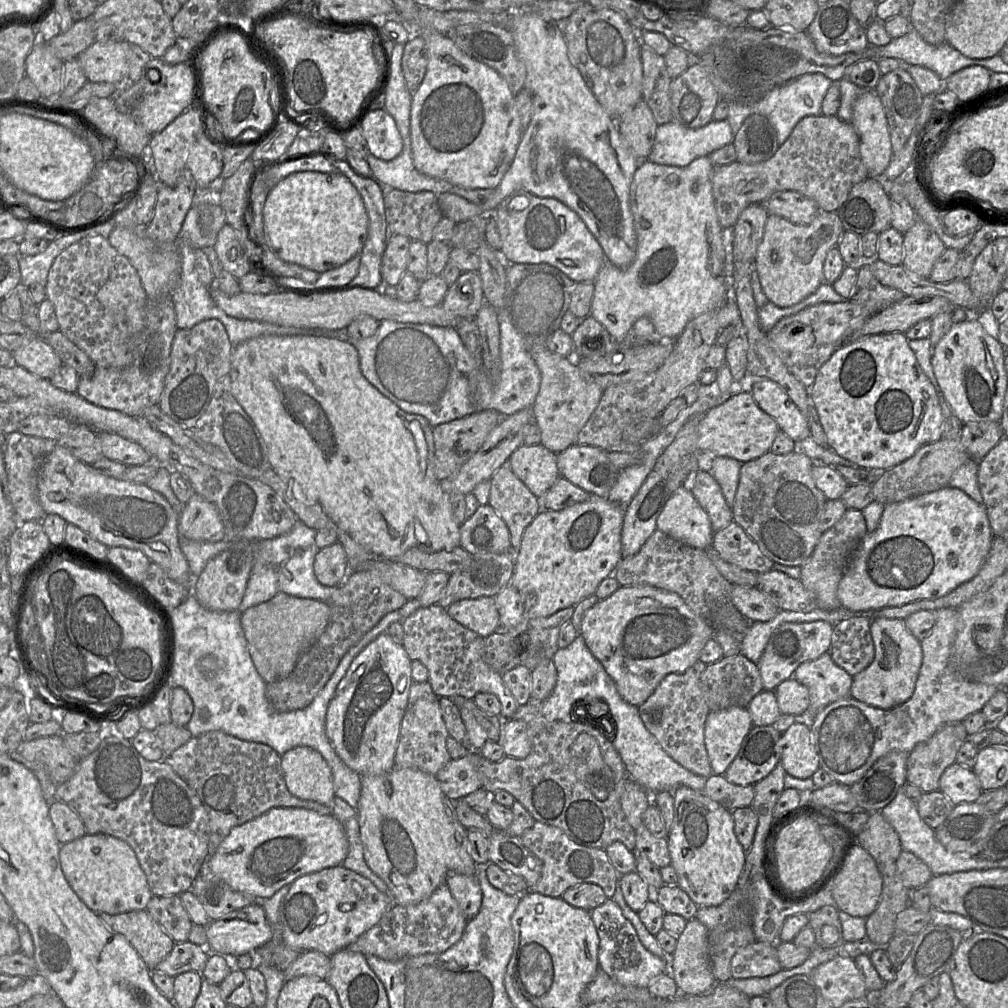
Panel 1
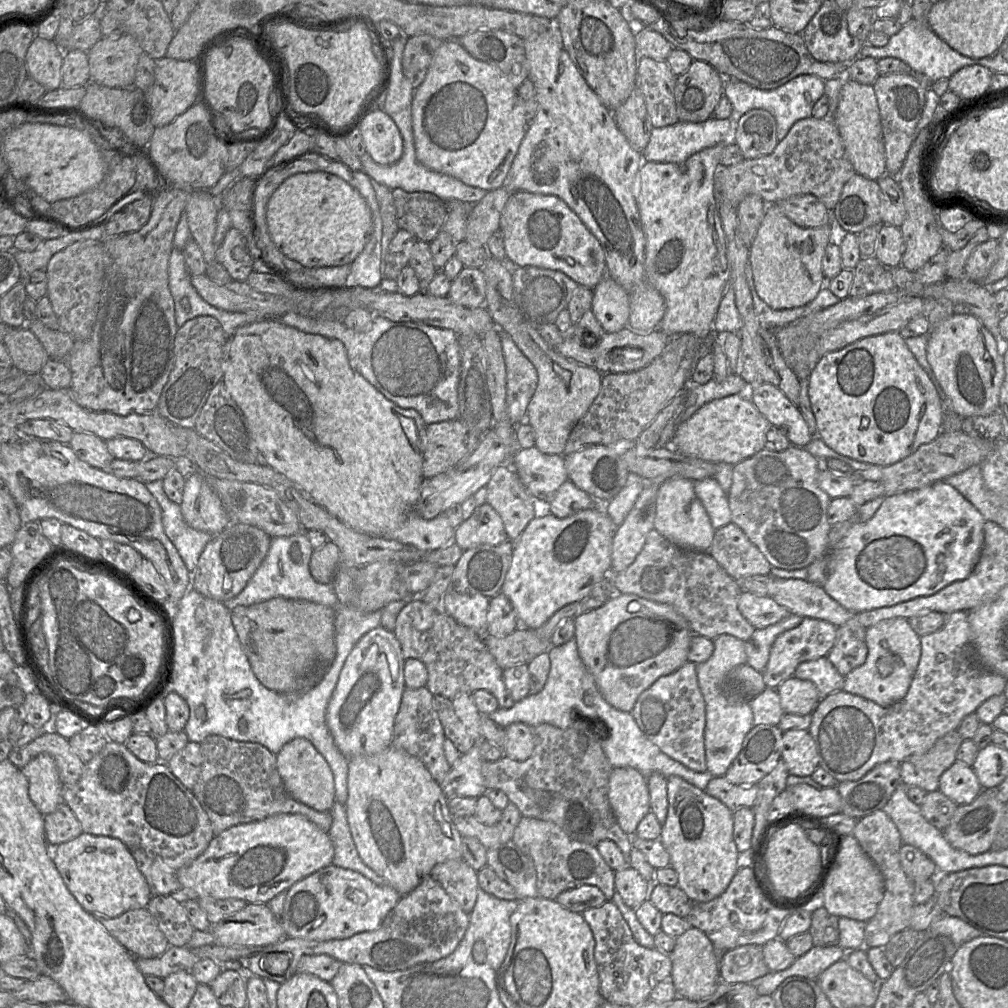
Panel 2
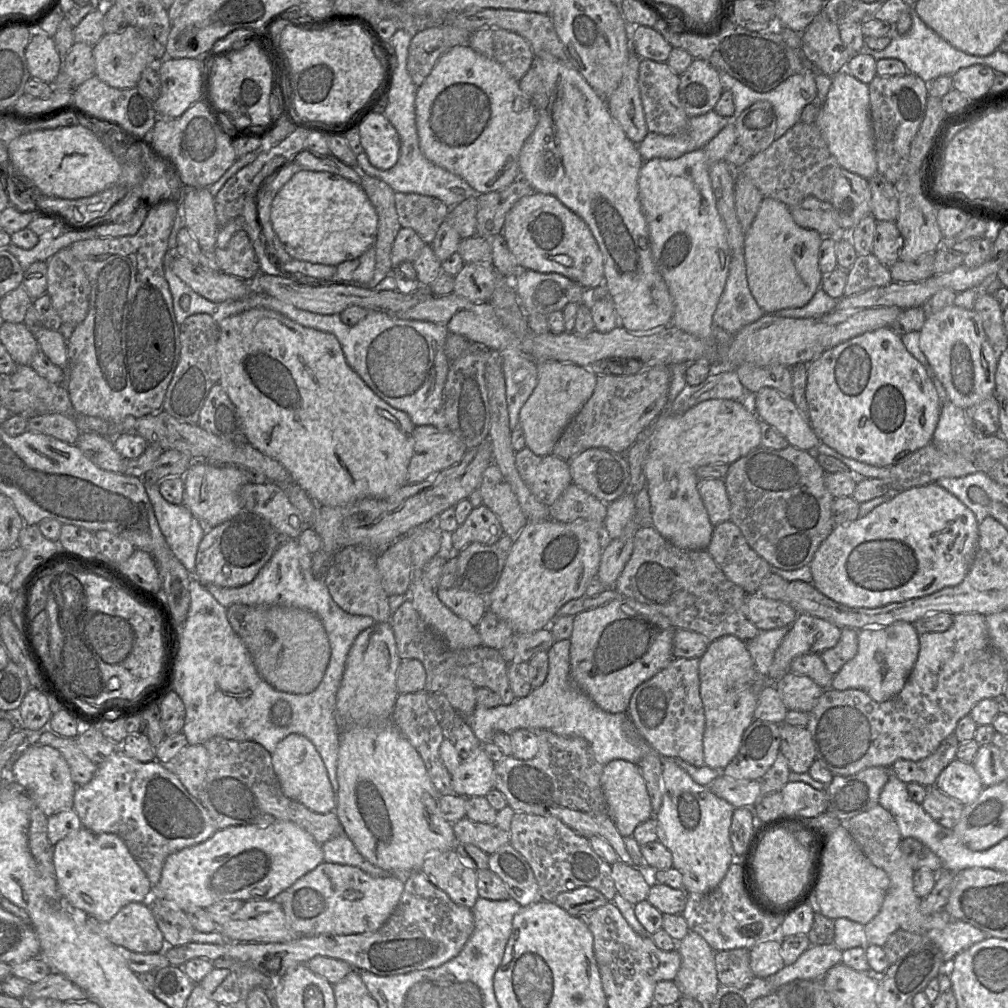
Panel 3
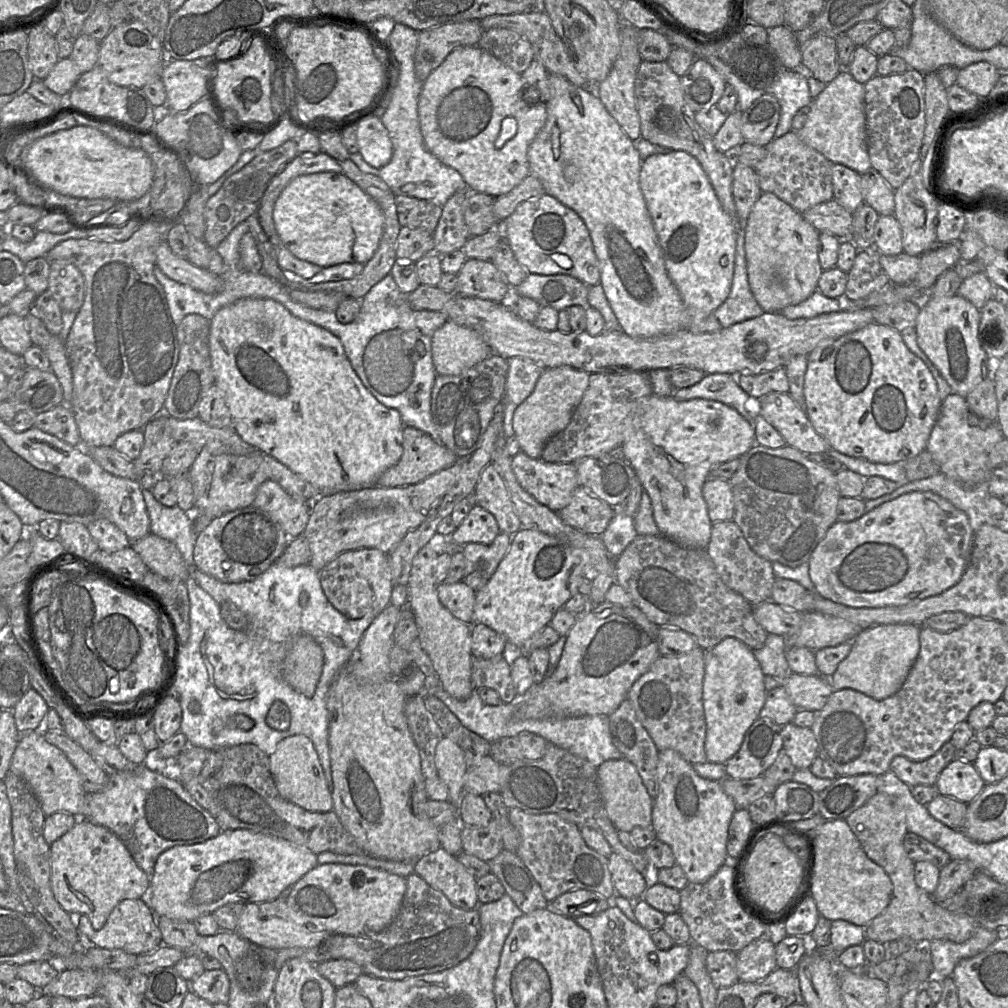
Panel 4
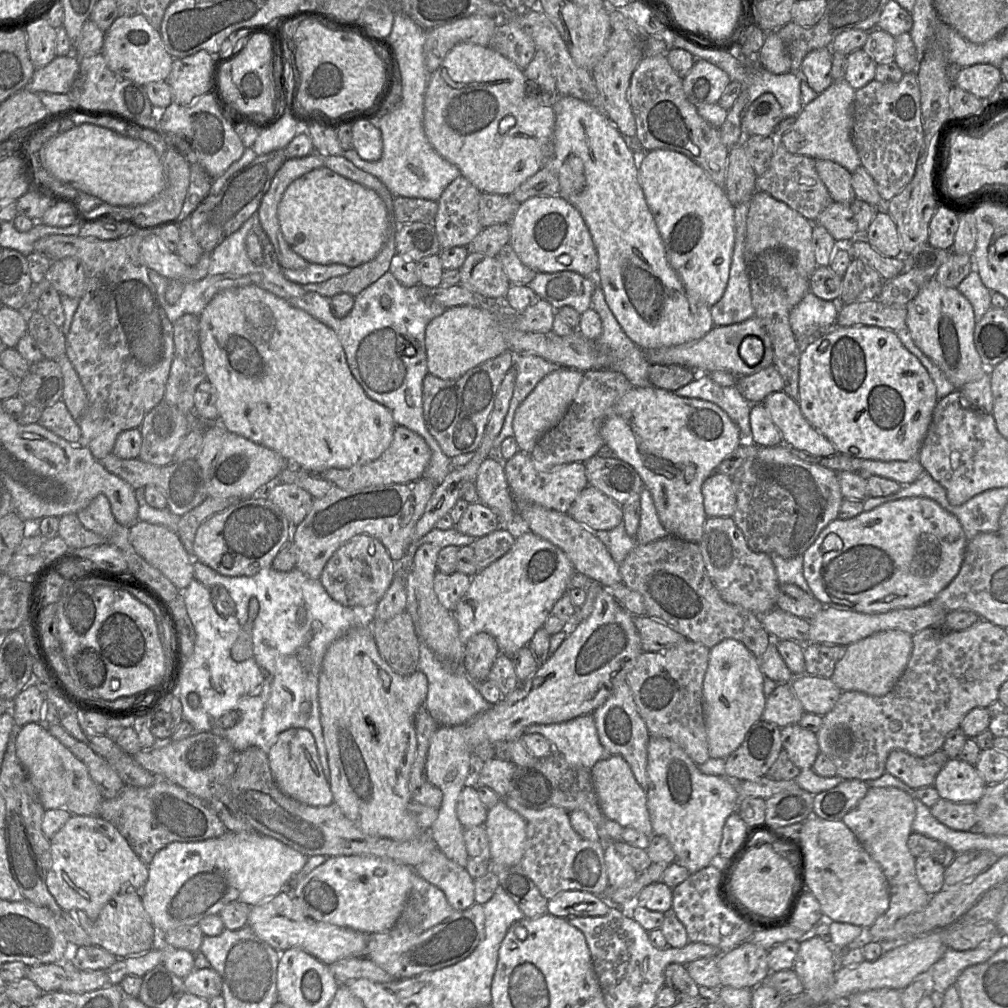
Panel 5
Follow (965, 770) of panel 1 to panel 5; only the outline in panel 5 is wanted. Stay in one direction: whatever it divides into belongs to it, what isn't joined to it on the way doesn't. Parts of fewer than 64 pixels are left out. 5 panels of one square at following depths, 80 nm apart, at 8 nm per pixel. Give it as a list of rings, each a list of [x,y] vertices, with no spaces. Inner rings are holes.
[[[951,758],[937,774],[933,786],[942,799],[954,803],[977,803],[986,785],[975,765]]]

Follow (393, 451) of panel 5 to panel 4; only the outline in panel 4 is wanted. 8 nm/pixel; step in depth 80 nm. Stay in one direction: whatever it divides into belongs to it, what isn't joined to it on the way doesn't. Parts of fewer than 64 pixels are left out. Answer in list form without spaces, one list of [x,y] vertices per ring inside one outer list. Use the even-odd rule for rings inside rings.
[[[416,428],[403,430],[403,454],[397,464],[387,469],[377,486],[401,487],[418,483],[453,465],[458,456],[441,443]]]

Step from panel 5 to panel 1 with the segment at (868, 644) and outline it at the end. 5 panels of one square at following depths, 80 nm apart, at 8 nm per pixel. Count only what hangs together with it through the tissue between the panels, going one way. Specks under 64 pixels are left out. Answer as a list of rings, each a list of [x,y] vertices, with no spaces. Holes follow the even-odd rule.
[[[874,616],[870,620],[870,632],[875,656],[867,668],[853,676],[850,695],[870,706],[891,709],[913,695],[922,664],[921,643],[907,629],[905,619]]]

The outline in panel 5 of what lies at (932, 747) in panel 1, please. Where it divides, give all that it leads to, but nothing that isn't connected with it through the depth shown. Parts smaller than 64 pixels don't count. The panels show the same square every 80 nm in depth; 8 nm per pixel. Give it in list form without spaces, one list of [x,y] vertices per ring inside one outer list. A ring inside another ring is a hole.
[[[895,749],[888,755],[885,771],[916,790],[920,787],[933,786],[937,774],[948,760],[942,749],[925,757]]]

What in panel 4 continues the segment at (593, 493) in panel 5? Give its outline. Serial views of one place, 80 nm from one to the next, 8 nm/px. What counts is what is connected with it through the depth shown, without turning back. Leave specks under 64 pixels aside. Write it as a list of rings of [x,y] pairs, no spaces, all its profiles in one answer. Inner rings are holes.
[[[577,487],[570,503],[558,512],[564,524],[591,536],[601,536],[613,518],[615,508],[583,487]]]

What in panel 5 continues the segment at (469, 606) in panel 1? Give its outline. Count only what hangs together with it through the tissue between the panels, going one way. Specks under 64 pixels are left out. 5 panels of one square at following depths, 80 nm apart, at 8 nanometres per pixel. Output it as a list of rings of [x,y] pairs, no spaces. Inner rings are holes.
[[[437,571],[433,580],[433,588],[439,603],[453,613],[459,600],[467,592],[471,578],[460,572],[443,574]]]

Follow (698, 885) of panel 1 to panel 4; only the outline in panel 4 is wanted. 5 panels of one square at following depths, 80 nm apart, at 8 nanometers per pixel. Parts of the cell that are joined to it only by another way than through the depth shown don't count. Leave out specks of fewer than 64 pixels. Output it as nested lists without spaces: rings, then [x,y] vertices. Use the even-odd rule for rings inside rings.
[[[666,749],[659,752],[657,778],[658,793],[652,808],[652,827],[656,837],[670,846],[676,864],[683,869],[689,883],[705,883],[730,861],[727,854],[728,828],[737,805],[724,792],[720,781],[700,777],[692,764],[674,750]]]

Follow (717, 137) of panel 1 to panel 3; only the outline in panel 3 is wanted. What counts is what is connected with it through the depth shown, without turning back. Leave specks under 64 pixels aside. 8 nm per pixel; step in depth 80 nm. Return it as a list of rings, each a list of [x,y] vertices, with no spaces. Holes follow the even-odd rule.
[[[715,110],[690,117],[687,128],[678,134],[662,135],[648,132],[638,144],[638,151],[644,161],[653,158],[679,158],[705,146],[730,120],[717,114]]]

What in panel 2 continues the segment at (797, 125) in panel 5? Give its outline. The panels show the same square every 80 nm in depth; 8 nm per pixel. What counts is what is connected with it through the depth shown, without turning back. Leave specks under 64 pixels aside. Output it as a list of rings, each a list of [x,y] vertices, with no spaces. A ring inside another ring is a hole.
[[[846,78],[839,93],[837,109],[832,117],[842,139],[847,159],[856,174],[878,181],[886,175],[886,157],[882,125],[873,85],[860,84]]]

